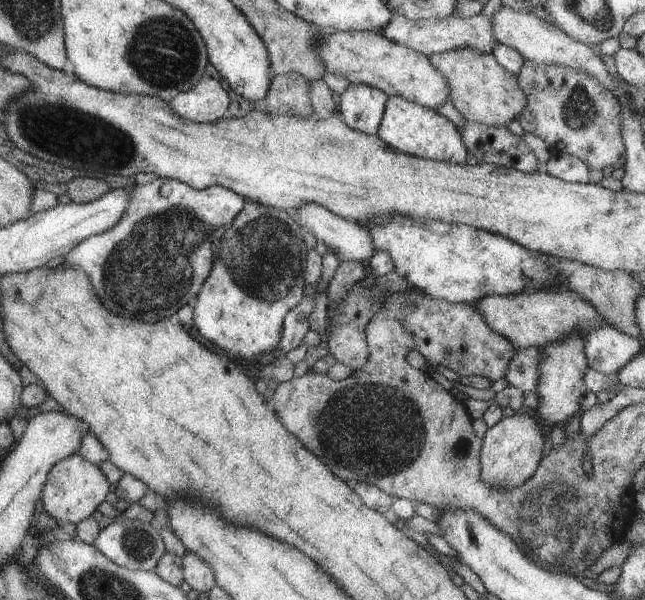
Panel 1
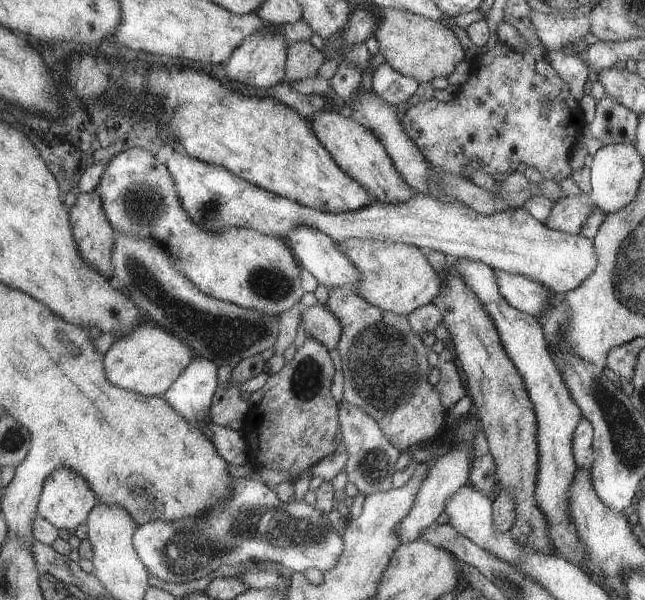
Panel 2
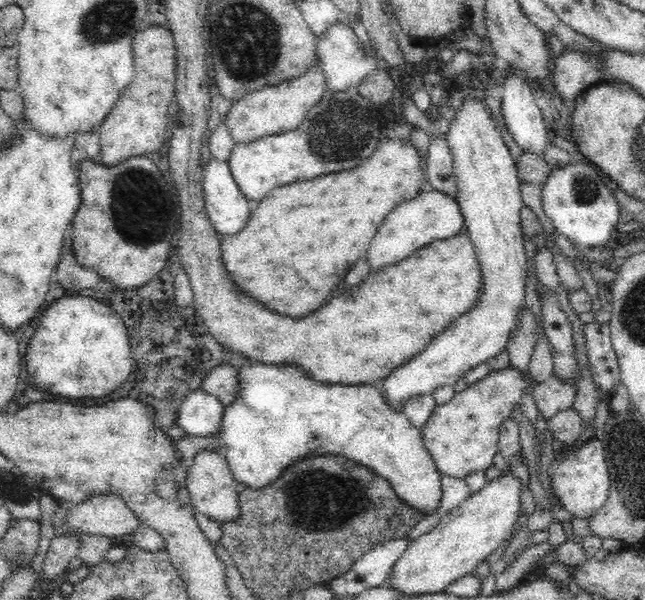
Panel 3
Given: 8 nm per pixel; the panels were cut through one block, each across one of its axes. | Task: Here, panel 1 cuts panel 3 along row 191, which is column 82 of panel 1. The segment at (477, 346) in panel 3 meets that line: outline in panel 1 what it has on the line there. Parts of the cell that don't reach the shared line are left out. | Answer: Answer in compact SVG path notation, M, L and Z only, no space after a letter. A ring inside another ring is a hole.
M72 454L57 462L49 472L41 493L43 510L57 522L76 525L85 520L99 506L109 492L109 482L96 464L91 464L79 454Z

